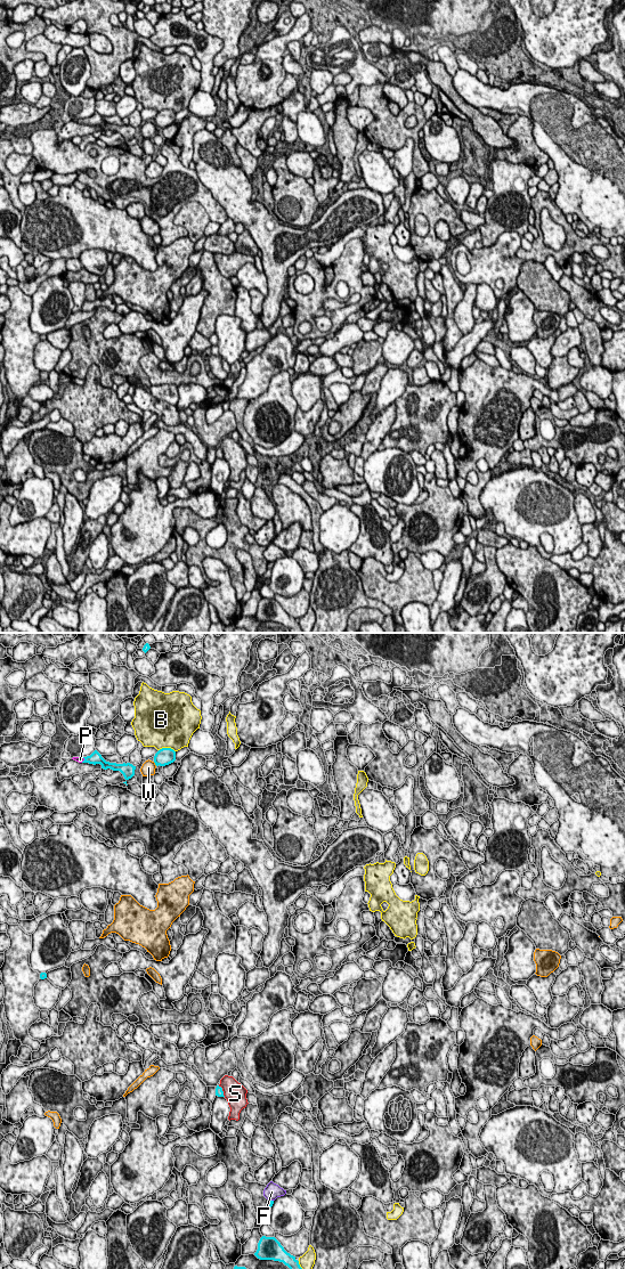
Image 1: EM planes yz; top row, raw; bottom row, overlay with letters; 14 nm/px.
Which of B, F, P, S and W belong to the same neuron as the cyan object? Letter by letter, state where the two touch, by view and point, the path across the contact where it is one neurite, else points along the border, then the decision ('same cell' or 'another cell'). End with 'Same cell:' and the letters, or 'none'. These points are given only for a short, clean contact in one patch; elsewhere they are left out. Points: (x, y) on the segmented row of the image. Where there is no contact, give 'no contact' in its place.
B: contact yz (167, 748); another cell
F: contact yz (270, 1201); another cell
P: contact yz (84, 759); way yz (95, 758), (84, 759), (80, 759); same cell
S: contact yz (221, 1090); another cell
W: contact yz (155, 764); another cell
Same cell: P

